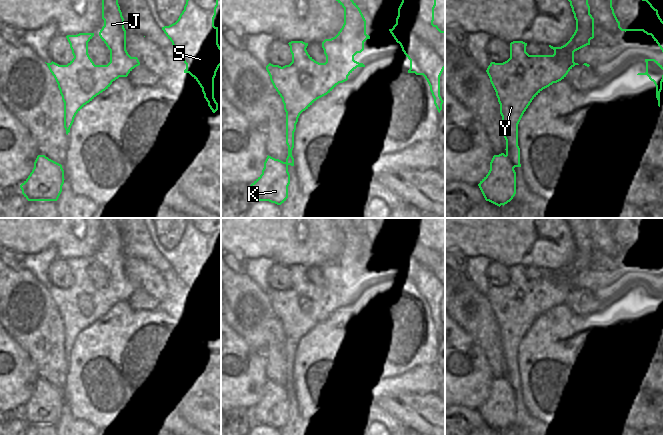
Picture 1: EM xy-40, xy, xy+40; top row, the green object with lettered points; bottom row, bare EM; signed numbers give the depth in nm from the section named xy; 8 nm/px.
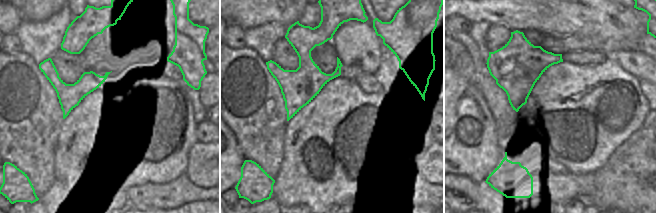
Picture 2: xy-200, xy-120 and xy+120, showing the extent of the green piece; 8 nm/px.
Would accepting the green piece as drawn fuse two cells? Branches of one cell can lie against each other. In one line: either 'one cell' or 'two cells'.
two cells

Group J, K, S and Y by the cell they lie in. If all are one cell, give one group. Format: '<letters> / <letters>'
J S Y / K

